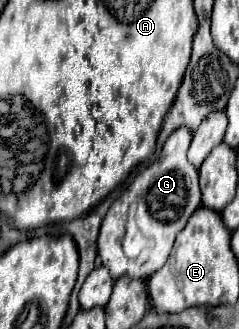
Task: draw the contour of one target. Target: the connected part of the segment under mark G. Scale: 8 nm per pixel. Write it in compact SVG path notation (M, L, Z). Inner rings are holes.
M187 128L175 130L155 164L147 166L137 178L131 182L127 192L113 202L109 208L101 232L97 238L97 252L101 256L103 266L109 268L111 278L117 280L121 276L131 278L149 278L155 270L159 270L173 248L175 236L179 230L187 224L189 216L201 206L201 190L197 182L197 168L187 160L187 150L191 144L193 134ZM131 204L137 204L137 226L141 230L141 236L135 242L135 252L125 252L125 234L127 234L127 210Z

